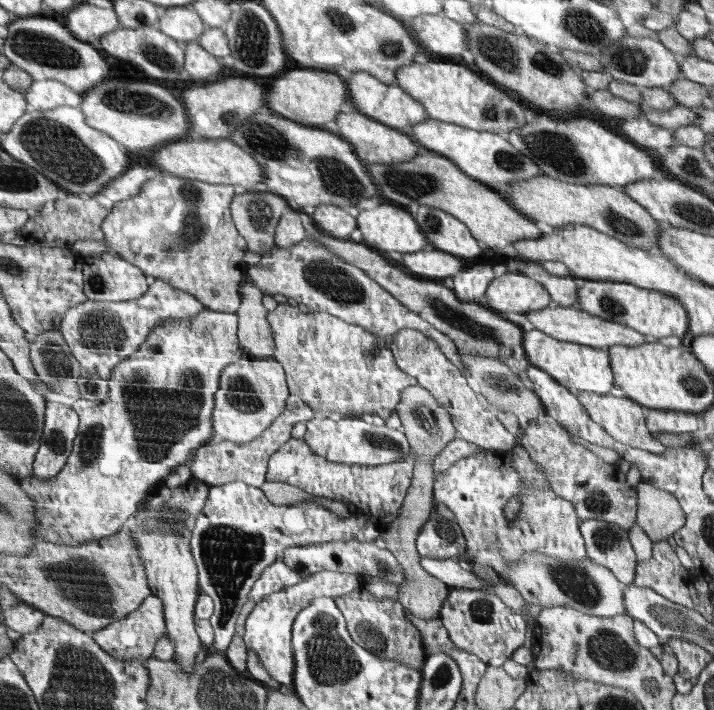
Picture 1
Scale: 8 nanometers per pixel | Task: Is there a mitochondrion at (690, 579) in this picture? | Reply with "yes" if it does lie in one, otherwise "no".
no

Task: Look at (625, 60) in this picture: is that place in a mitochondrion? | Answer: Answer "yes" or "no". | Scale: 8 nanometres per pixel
yes

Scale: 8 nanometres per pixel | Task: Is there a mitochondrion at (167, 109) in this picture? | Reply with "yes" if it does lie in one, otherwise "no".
yes

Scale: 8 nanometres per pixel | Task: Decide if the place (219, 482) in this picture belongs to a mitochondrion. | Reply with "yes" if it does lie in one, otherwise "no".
no

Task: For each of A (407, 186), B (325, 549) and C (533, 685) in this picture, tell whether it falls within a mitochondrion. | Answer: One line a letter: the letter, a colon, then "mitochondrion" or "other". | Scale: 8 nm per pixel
A: mitochondrion
B: other
C: other

